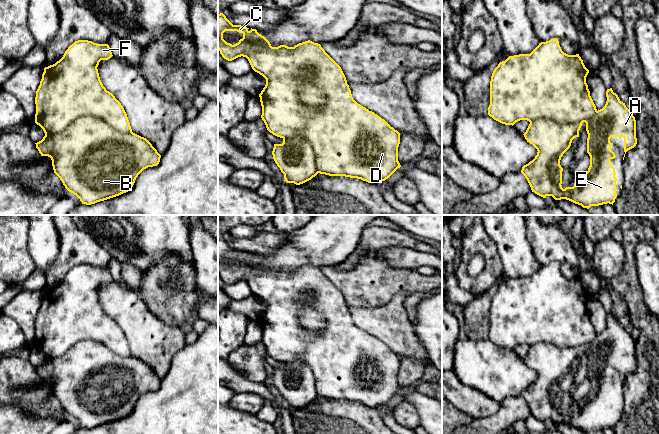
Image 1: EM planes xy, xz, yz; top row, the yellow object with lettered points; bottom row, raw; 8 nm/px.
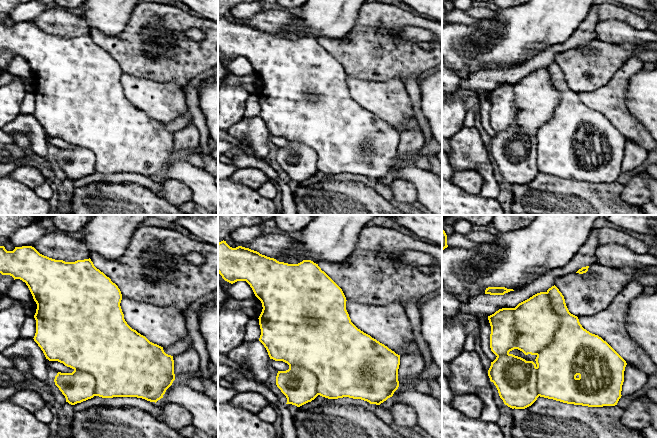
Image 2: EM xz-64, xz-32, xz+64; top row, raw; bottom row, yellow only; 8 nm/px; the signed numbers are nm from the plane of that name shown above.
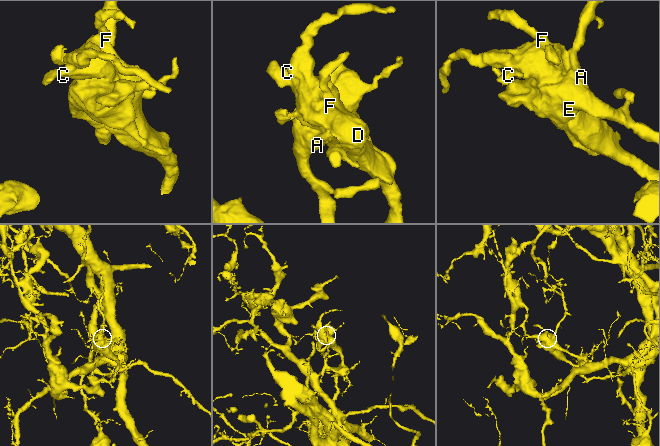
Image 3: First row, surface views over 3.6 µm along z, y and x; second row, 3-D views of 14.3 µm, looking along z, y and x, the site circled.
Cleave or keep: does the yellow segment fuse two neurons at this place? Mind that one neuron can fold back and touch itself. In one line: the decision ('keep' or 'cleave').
cleave

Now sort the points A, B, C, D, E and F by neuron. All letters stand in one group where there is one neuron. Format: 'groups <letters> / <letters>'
groups A B E / C D F

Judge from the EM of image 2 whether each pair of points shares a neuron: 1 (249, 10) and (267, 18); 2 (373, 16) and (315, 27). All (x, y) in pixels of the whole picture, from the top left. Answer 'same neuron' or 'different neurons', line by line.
1: different neurons
2: different neurons

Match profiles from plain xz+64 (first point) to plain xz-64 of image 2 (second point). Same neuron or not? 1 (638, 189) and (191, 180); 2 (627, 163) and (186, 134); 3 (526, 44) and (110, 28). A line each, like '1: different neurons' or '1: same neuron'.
1: different neurons
2: same neuron
3: same neuron

